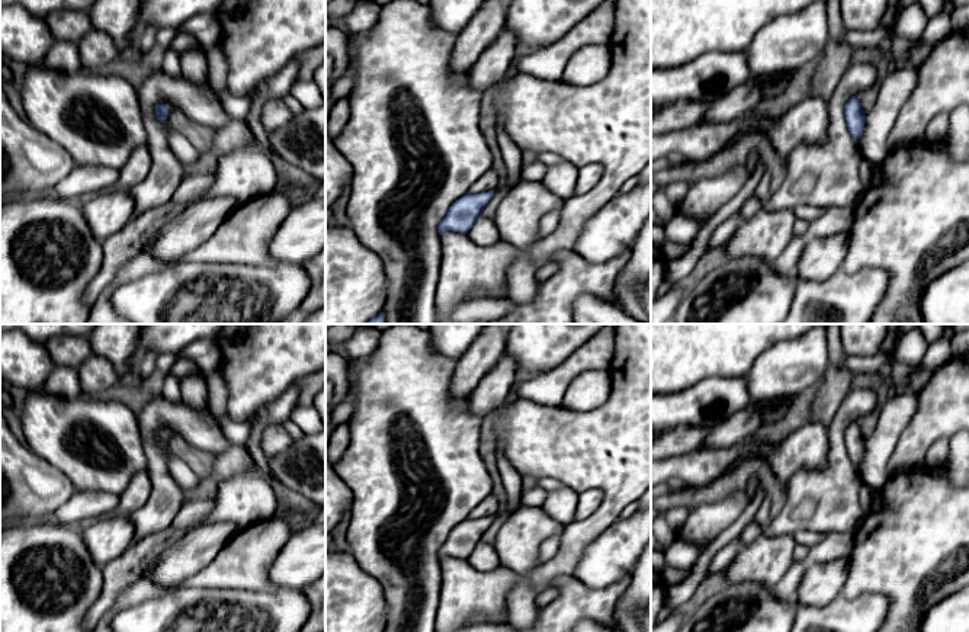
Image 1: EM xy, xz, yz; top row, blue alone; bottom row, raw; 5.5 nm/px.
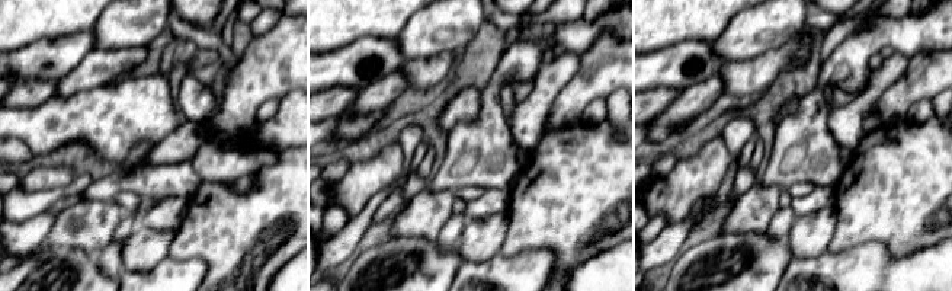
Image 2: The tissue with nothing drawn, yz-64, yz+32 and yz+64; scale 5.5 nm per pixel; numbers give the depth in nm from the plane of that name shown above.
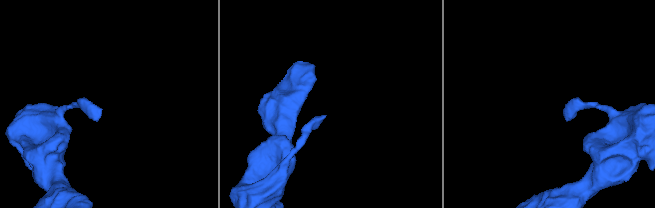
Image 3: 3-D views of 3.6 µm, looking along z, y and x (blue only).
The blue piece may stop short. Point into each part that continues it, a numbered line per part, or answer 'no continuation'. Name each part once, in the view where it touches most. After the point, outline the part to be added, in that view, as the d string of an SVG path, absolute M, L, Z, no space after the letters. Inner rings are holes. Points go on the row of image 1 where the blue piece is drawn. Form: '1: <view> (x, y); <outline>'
no continuation

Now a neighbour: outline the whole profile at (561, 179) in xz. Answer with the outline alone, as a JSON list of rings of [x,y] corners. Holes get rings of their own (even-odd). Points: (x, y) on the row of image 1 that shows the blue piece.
[[[564,160],[562,163],[548,167],[542,183],[556,198],[561,200],[568,200],[569,198],[575,196],[577,179],[578,167]]]

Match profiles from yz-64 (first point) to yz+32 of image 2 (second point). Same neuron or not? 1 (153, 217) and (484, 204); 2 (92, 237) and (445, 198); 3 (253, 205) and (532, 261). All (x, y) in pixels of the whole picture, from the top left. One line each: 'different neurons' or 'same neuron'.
1: same neuron
2: same neuron
3: different neurons

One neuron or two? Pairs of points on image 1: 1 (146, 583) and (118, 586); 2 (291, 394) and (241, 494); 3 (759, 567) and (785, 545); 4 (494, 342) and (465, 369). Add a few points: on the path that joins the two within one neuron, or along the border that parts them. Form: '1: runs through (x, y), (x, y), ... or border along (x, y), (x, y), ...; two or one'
1: border along (146, 571), (111, 609); two
2: runs through (268, 419), (256, 433), (259, 470); one
3: runs through (764, 561), (779, 549); one
4: runs through (487, 349), (472, 363); one

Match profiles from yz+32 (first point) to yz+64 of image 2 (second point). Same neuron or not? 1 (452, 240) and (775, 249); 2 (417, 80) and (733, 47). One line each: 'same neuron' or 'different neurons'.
1: different neurons
2: different neurons

